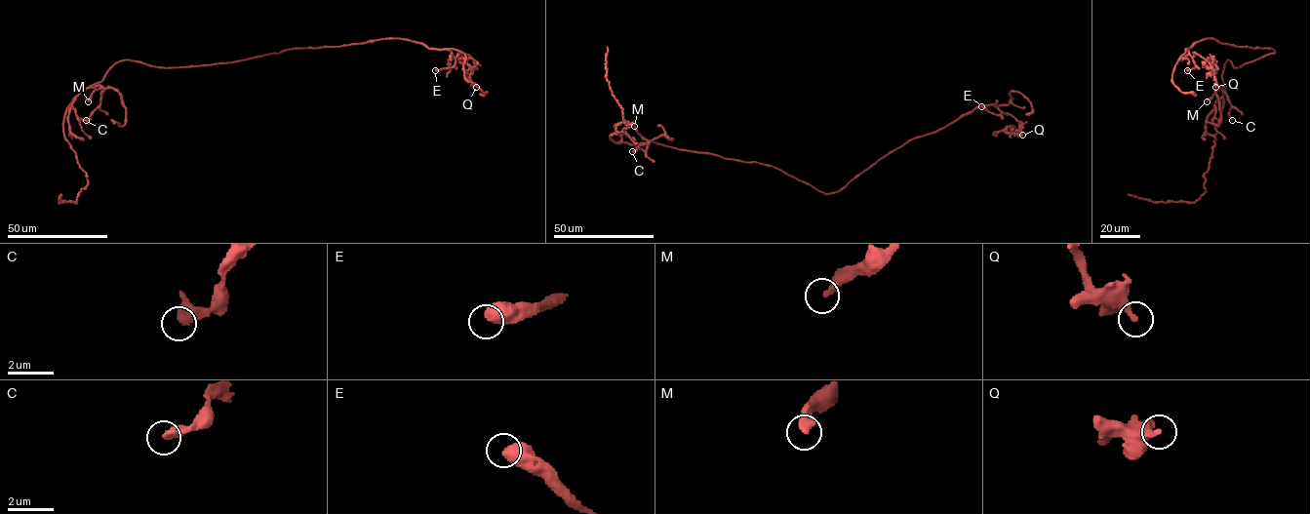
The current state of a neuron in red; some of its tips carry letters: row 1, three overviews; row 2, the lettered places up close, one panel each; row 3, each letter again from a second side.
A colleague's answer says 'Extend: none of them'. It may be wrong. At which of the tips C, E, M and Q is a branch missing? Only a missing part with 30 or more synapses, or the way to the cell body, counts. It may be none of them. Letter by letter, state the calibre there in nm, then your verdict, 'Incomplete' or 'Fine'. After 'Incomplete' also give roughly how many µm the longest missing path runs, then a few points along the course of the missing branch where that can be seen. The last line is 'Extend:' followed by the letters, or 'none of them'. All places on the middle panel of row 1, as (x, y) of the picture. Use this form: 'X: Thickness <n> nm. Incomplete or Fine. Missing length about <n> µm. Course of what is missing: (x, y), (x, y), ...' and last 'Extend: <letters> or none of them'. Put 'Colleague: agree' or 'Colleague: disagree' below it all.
C: Thickness 340 nm. Fine
E: Thickness 650 nm. Fine
M: Thickness 360 nm. Fine
Q: Thickness 280 nm. Fine
Extend: none of them
Colleague: agree

